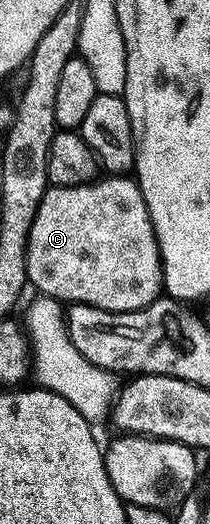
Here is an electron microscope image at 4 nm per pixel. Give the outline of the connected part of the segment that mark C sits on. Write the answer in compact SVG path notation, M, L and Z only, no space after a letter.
M107 176L81 188L48 189L30 230L27 277L28 283L44 297L62 304L91 305L111 313L137 312L164 297L162 253L138 181L131 176Z

